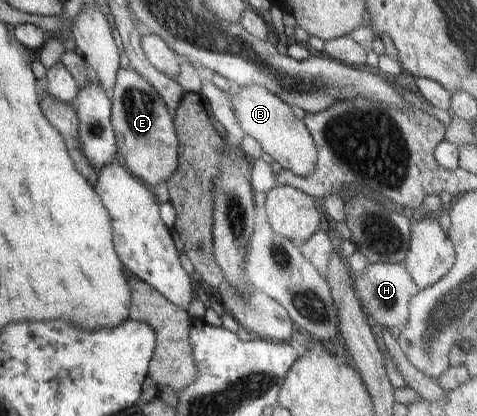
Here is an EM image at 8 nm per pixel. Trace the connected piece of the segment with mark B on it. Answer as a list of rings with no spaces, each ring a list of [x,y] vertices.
[[[233,85],[229,94],[231,94],[231,109],[245,135],[255,139],[264,152],[272,156],[275,162],[279,162],[283,169],[291,170],[302,177],[315,172],[318,161],[317,147],[306,125],[295,116],[291,106],[260,85],[249,87]]]

